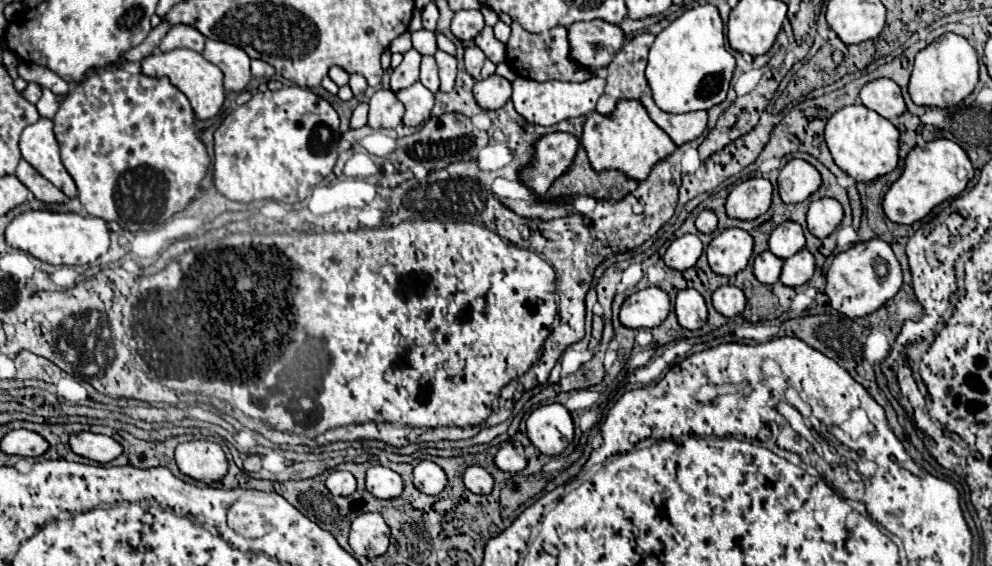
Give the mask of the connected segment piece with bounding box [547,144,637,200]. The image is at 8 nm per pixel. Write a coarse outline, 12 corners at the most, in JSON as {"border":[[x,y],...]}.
{"border":[[583,144],[547,190],[551,200],[577,194],[617,200],[637,188],[619,170],[593,170]]}

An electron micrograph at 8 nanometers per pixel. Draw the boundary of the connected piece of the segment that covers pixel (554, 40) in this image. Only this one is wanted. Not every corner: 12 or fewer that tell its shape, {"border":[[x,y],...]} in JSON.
{"border":[[511,24],[507,64],[529,80],[585,82],[567,28]]}

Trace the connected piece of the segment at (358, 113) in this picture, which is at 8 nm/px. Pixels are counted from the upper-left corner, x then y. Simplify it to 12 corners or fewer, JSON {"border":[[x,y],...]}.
{"border":[[359,104],[351,116],[351,128],[367,124],[367,104]]}

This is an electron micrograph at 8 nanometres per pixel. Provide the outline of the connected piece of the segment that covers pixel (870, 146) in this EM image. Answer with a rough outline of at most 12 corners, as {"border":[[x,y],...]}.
{"border":[[863,104],[825,126],[835,164],[857,182],[889,174],[899,132]]}

